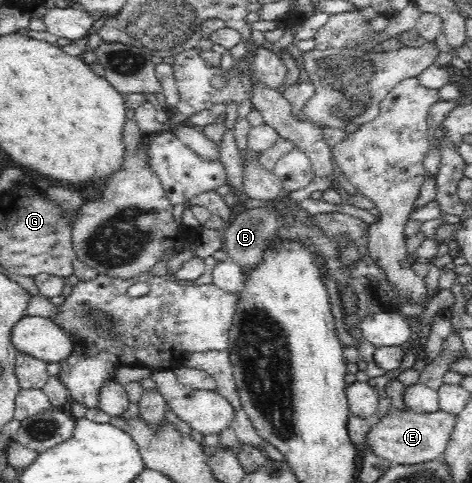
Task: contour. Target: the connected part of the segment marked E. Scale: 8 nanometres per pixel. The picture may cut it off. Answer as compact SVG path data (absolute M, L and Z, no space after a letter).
M391 407L386 416L379 419L377 424L373 424L363 449L371 447L375 455L395 465L413 467L435 461L444 454L456 420L456 414L441 409L425 414L415 412L408 407L405 410Z

